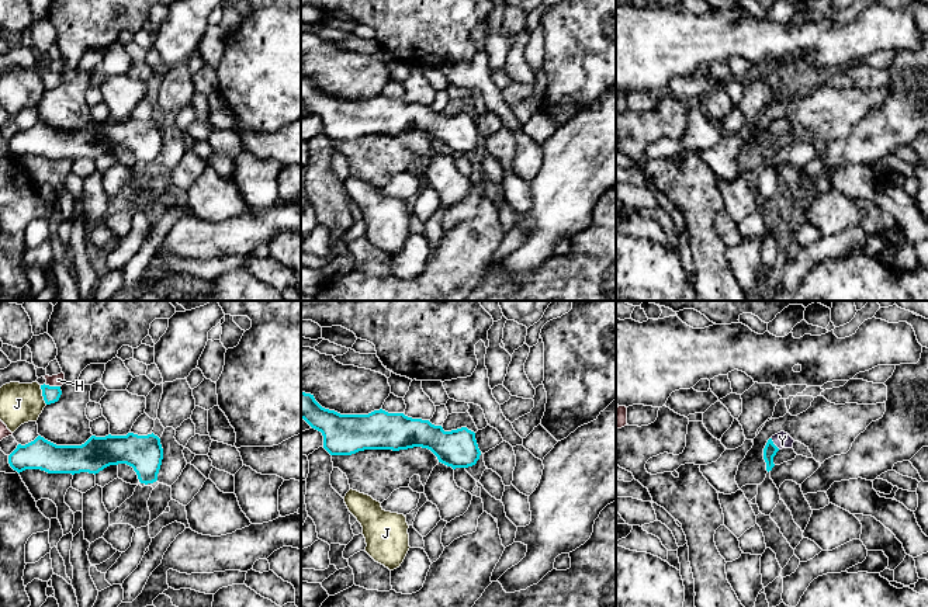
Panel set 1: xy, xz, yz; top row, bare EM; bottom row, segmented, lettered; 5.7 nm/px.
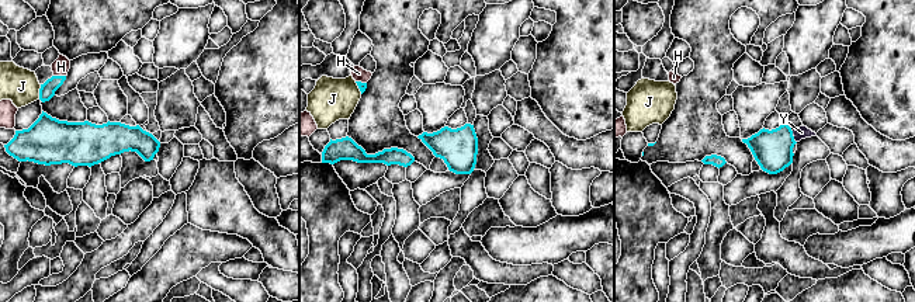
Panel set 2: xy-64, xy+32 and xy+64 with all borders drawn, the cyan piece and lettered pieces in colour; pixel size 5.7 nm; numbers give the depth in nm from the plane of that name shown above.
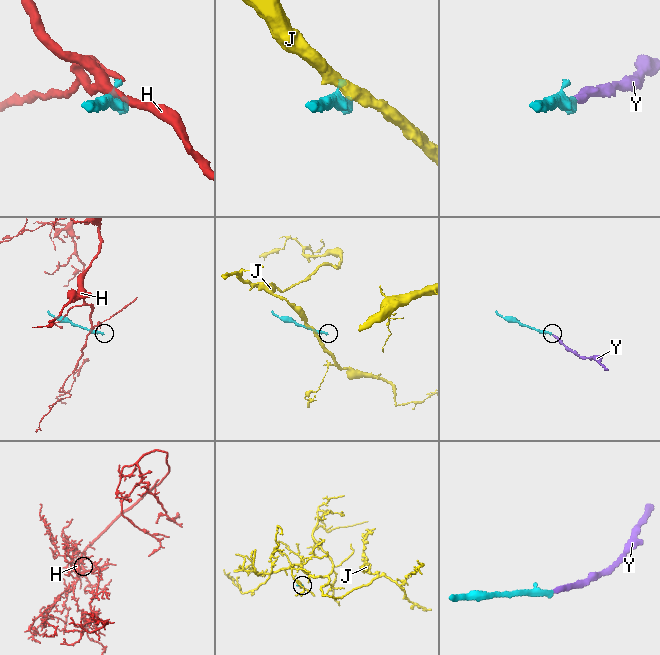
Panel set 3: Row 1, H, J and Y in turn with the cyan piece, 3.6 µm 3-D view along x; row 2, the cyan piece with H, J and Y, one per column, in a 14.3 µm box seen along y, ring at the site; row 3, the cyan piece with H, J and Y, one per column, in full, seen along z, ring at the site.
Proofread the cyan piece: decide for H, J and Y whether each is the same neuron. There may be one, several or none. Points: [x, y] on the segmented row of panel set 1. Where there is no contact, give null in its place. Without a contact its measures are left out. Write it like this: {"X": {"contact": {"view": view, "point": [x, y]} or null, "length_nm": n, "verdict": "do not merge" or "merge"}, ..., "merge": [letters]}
{"H": {"contact": {"view": "xy", "point": [52, 387]}, "length_nm": 100, "verdict": "do not merge"}, "J": {"contact": {"view": "xy", "point": [42, 395]}, "length_nm": 120, "verdict": "do not merge"}, "Y": {"contact": {"view": "yz", "point": [774, 444]}, "length_nm": 80, "verdict": "merge"}, "merge": ["Y"]}

